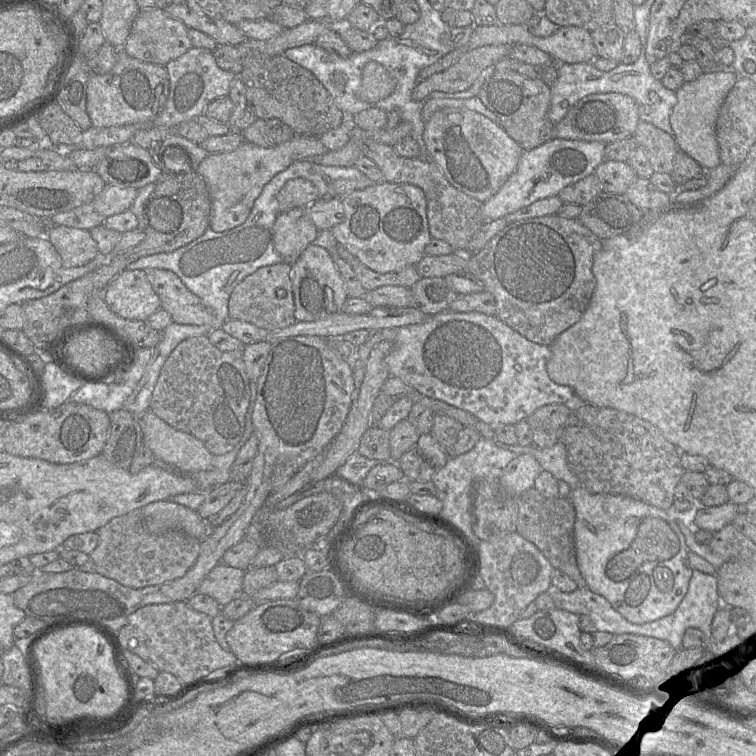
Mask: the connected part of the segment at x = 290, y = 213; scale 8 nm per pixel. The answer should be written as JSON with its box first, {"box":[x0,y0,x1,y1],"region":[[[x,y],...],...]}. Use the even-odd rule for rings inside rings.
{"box":[273,207,318,264],"region":[[[296,207],[280,212],[273,225],[275,250],[283,261],[293,264],[302,251],[317,236],[318,230],[310,220],[306,207]]]}

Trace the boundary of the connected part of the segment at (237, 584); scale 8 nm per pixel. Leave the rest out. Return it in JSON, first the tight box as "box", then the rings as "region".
{"box":[196,563,246,607],"region":[[[219,563],[207,574],[196,593],[210,596],[223,607],[246,596],[243,591],[244,574],[241,569]]]}

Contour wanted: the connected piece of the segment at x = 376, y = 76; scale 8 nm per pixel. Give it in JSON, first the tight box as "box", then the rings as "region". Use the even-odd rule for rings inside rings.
{"box":[357,61,396,102],"region":[[[370,61],[362,70],[357,98],[365,102],[377,102],[390,96],[396,87],[395,79],[379,63]]]}

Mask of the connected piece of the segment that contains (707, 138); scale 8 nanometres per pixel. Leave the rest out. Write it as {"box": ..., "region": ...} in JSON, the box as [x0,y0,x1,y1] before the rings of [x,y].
{"box":[670,70,737,170],"region":[[[724,70],[702,73],[691,82],[685,82],[676,91],[677,102],[670,115],[674,140],[680,151],[694,159],[704,170],[720,164],[719,147],[716,139],[716,122],[725,97],[737,81],[735,73]]]}

